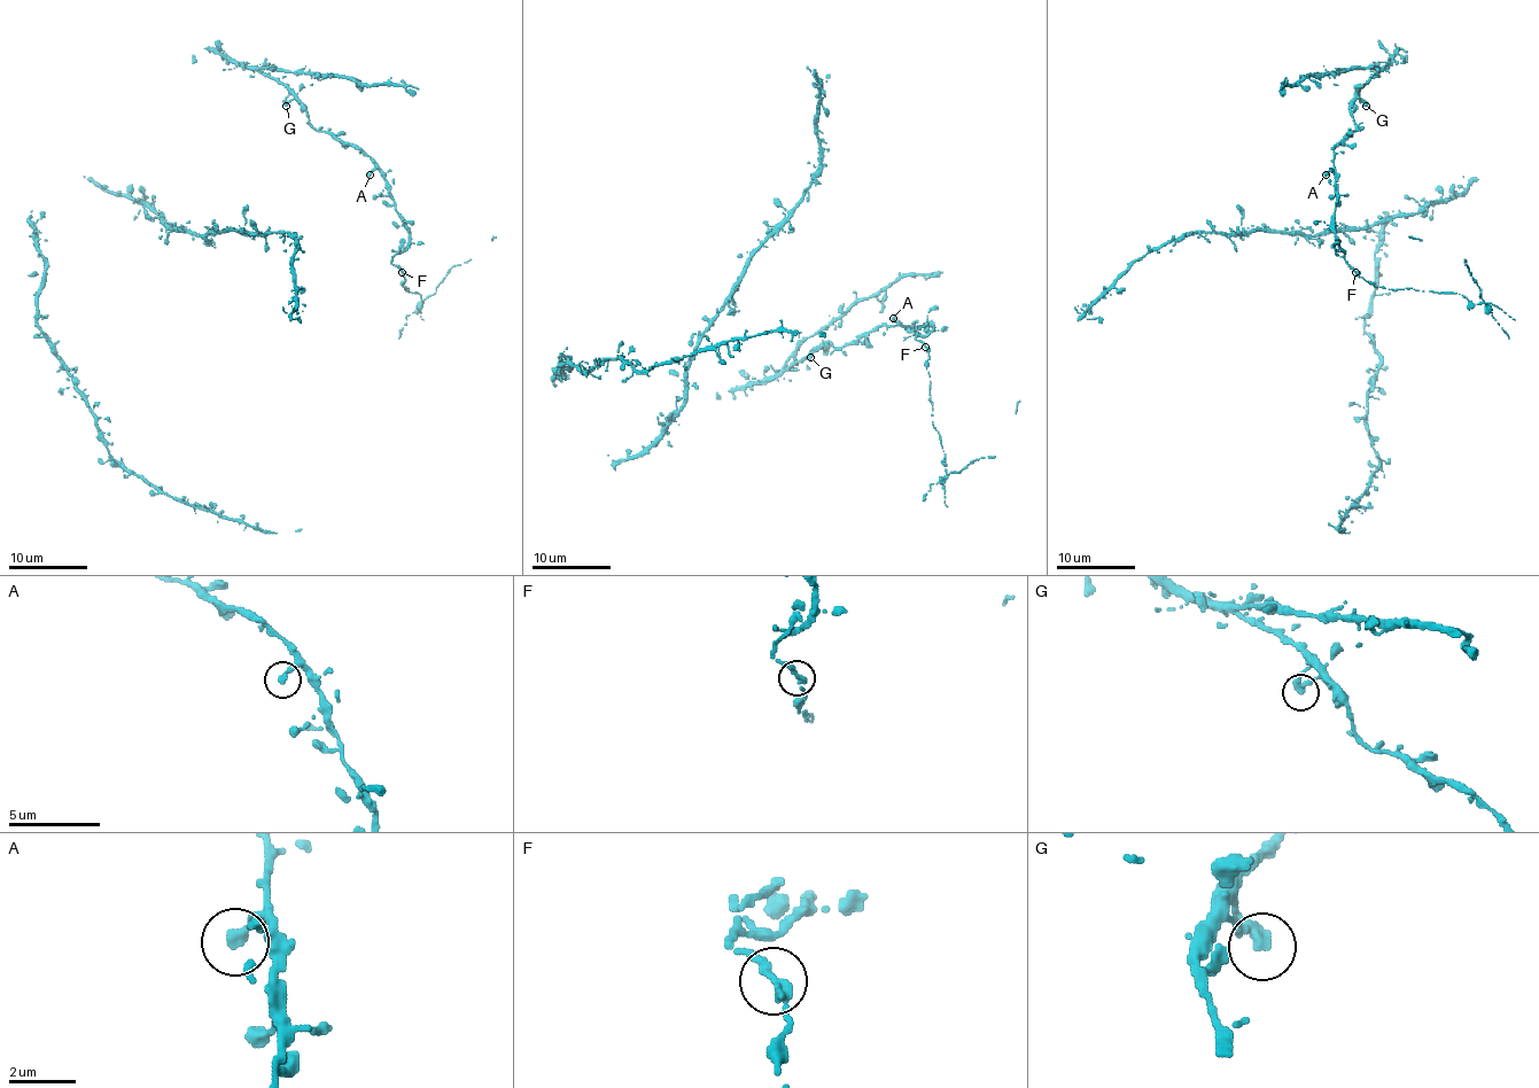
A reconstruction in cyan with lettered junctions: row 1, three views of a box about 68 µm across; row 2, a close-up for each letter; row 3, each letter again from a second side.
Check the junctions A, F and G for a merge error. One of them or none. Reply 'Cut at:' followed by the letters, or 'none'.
Cut at: F

